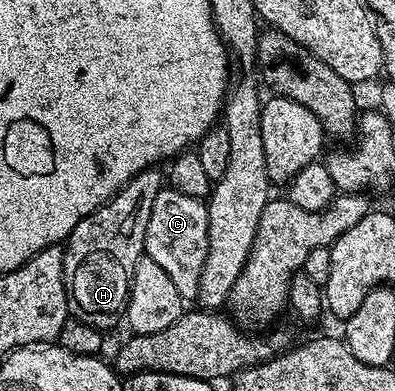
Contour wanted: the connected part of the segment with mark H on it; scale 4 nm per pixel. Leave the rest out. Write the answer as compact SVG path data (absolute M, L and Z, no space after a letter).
M163 169L144 170L131 178L106 205L100 206L93 214L81 220L74 232L70 232L63 251L64 283L68 289L68 313L71 317L102 331L107 331L108 326L116 326L119 322L121 325L128 312L128 293L132 287L134 268L138 260L145 257L146 224L150 224L154 200L158 200L160 191L165 189L165 186L166 174Z

